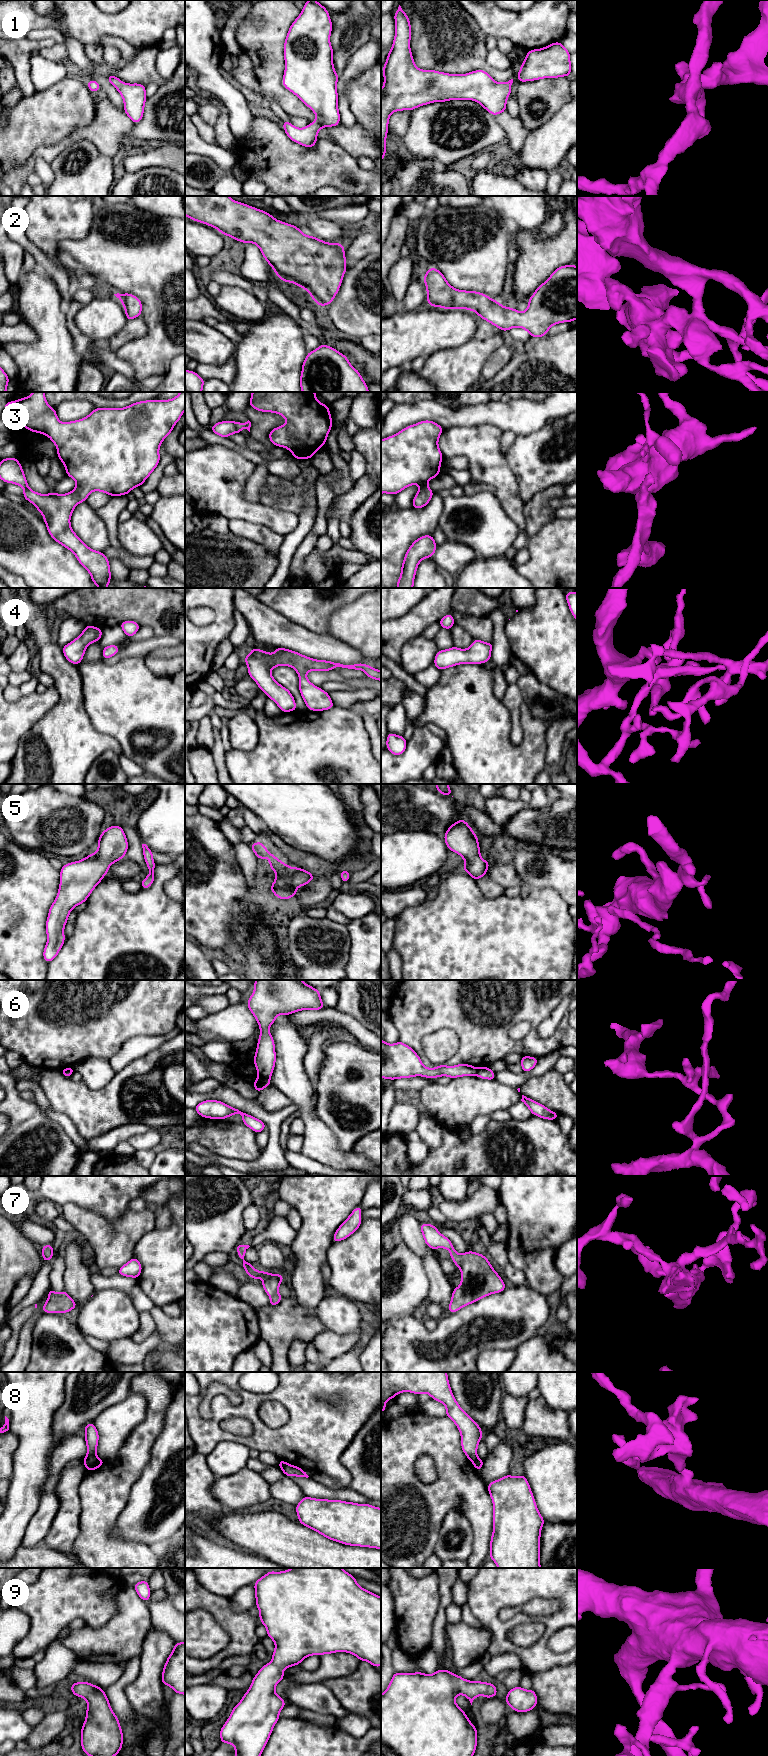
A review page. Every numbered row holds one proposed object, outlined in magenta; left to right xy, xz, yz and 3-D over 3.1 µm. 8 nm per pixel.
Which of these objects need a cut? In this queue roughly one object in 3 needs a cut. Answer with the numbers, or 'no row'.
6, 8

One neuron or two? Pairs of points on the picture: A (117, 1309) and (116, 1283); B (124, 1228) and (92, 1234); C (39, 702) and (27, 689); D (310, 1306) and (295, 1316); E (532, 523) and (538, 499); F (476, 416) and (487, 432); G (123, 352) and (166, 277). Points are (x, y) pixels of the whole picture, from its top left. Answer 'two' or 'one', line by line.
A: two
B: one
C: two
D: two
E: one
F: two
G: one

